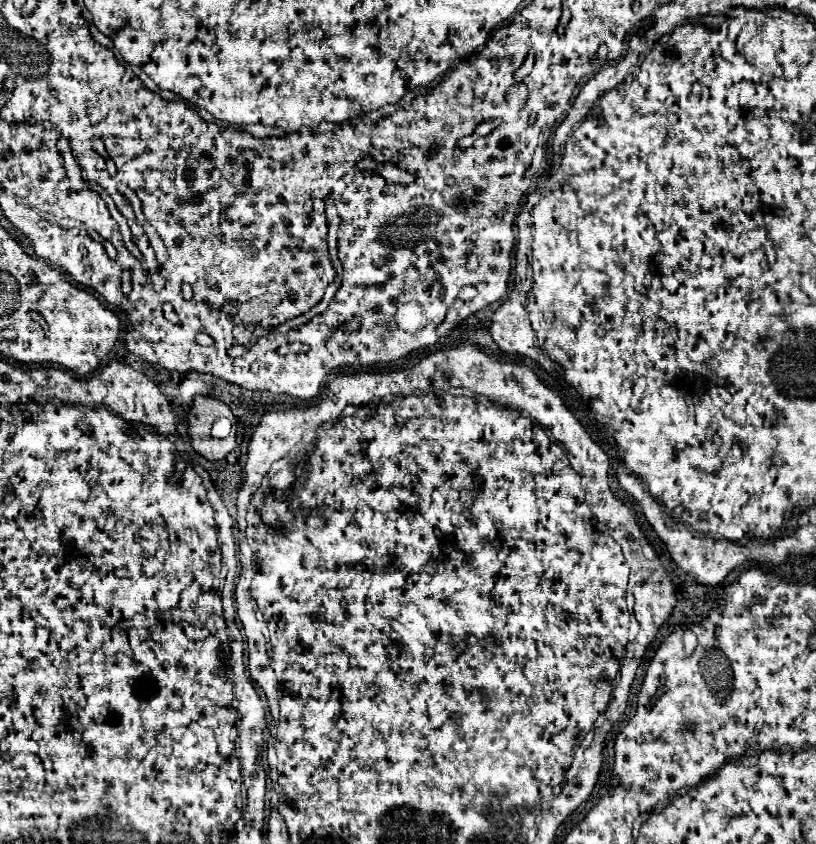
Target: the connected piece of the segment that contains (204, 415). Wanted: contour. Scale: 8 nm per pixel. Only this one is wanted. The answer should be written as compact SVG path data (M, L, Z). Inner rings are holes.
M212 397L194 399L194 403L188 411L188 435L190 435L194 451L198 451L204 459L218 461L233 451L236 448L236 429L236 419L226 403L212 399ZM218 417L224 417L230 421L230 433L224 439L210 437L210 427L214 423L214 419L218 419ZM216 443L220 445L220 449L214 447Z

